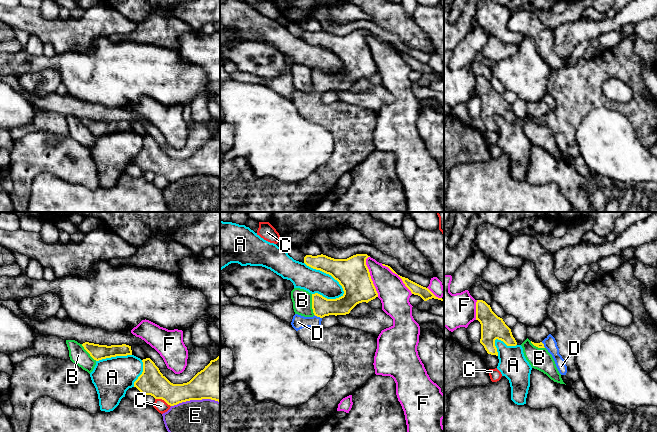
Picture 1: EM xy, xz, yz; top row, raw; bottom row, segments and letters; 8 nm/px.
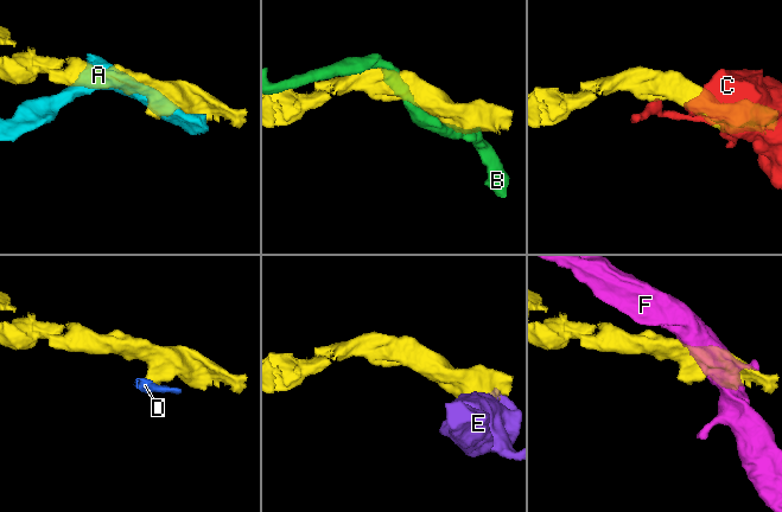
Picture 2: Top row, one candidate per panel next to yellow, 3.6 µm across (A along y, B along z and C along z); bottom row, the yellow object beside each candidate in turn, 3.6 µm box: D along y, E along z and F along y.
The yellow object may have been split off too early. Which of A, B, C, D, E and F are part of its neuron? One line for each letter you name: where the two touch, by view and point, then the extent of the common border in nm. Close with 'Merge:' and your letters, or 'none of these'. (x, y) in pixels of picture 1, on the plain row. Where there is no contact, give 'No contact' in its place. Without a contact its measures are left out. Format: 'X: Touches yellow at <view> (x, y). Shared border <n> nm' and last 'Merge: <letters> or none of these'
D: Touches yellow at xz (318, 92). Shared border 70 nm
Merge: D

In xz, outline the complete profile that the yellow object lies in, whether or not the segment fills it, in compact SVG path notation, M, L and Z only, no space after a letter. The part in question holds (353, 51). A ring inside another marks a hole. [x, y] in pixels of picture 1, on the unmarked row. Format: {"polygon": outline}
{"polygon": "M356 30L347 35L334 35L326 31L306 31L304 39L316 46L331 51L342 62L344 70L336 75L327 75L312 70L313 93L298 90L291 101L299 114L308 122L327 128L334 139L334 149L328 160L306 179L296 183L284 183L275 178L257 178L245 158L235 157L220 164L220 212L314 212L319 202L333 191L340 177L352 171L368 155L375 151L374 132L377 114L359 105L337 100L322 104L322 94L329 91L346 91L359 79L378 73L378 69L366 41L367 30Z"}

